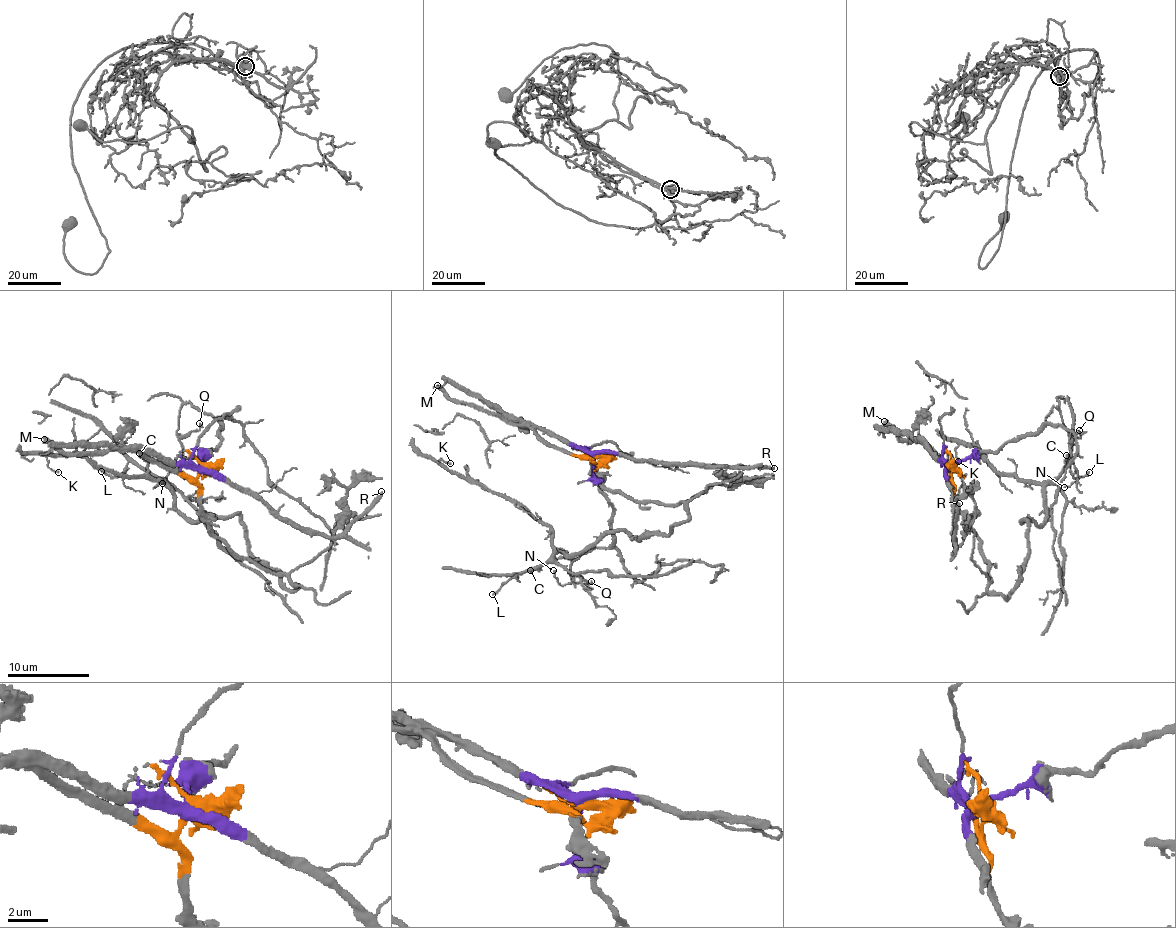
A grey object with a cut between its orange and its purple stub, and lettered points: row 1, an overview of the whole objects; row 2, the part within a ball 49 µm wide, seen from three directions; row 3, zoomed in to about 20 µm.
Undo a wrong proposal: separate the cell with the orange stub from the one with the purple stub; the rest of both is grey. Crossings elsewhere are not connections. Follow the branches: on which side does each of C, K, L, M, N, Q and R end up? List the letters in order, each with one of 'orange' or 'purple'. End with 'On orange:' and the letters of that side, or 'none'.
C: orange
K: orange
L: orange
M: orange
N: purple
Q: purple
R: purple
On orange: C, K, L, M

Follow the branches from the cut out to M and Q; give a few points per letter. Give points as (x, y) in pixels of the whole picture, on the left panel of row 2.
M: (204, 467), (196, 477), (177, 475), (134, 451), (62, 452), (43, 439)
Q: (204, 465), (221, 431), (188, 403), (180, 408), (176, 432), (195, 432), (199, 423)

